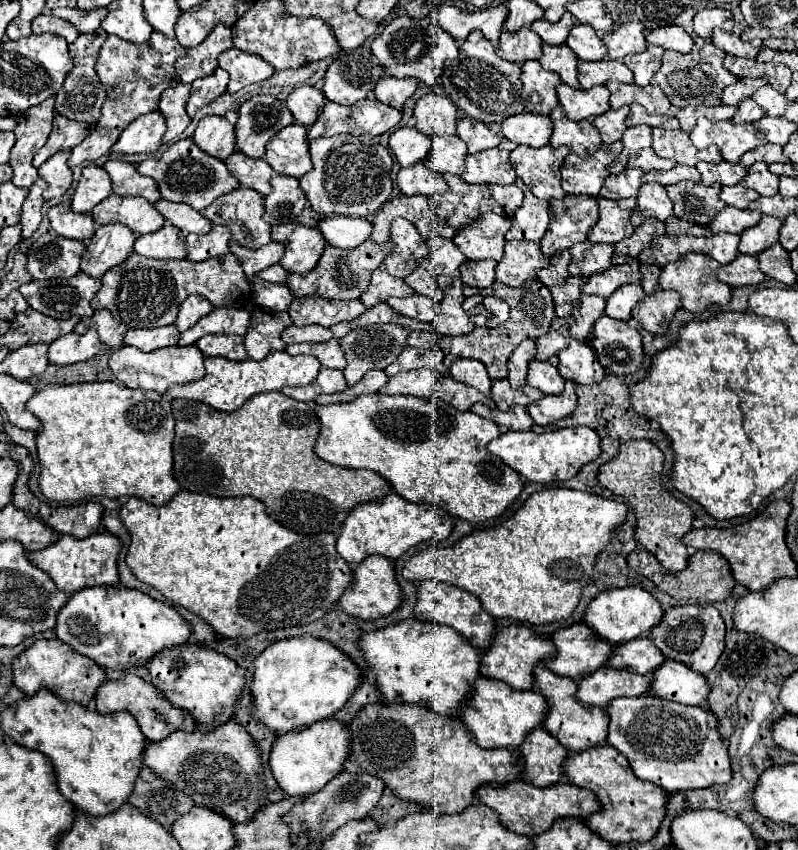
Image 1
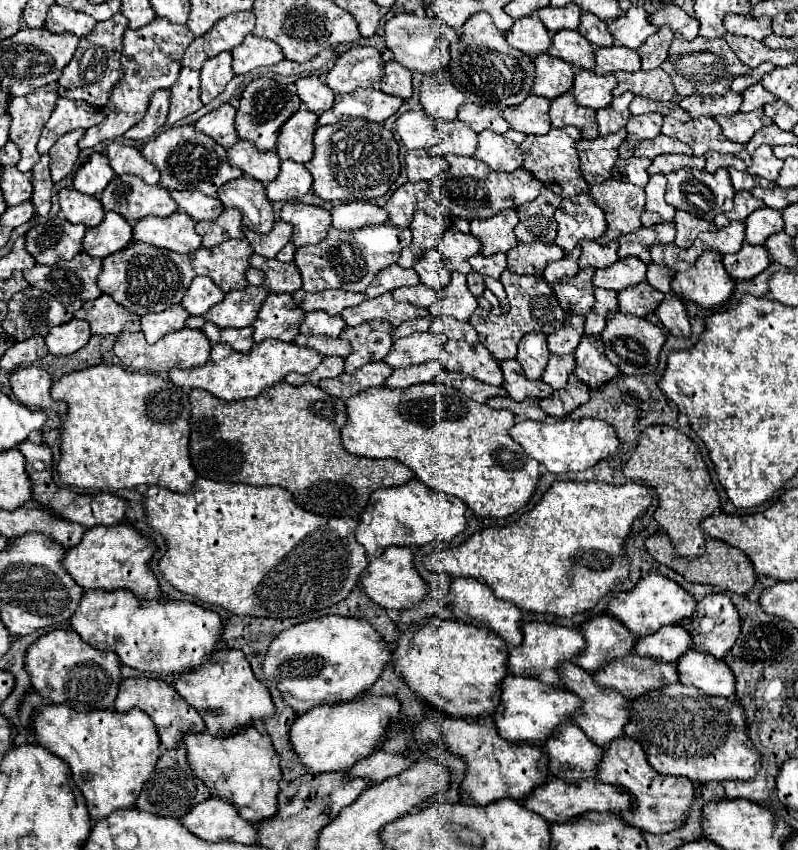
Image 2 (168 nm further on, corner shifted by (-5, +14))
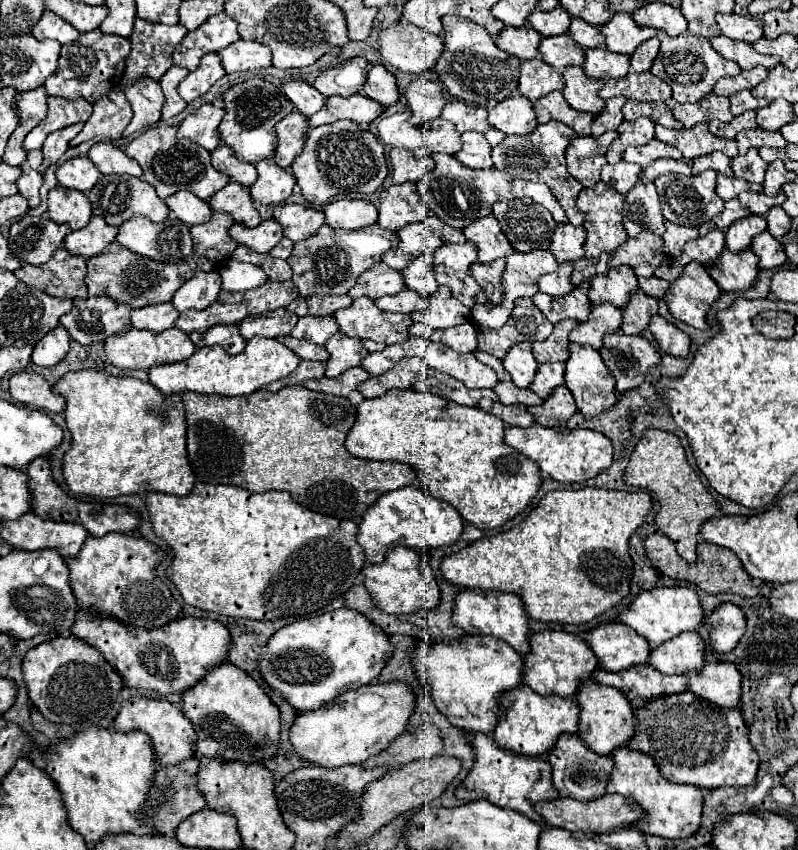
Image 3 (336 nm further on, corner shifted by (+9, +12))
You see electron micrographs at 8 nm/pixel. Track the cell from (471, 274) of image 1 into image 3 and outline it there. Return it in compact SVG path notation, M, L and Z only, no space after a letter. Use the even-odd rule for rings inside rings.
M498 258L494 262L488 262L488 264L474 264L470 268L472 276L476 278L476 282L484 288L484 292L488 294L488 298L492 300L492 304L500 304L500 298L504 298L504 288L500 286L500 280L502 280L502 274L504 274L504 258Z

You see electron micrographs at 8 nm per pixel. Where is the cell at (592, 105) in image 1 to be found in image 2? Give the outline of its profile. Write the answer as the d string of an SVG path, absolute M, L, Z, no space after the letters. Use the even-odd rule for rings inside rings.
M574 68L574 72L576 72L576 78L574 78L574 86L570 92L574 94L574 98L580 106L594 108L594 110L610 106L612 90L616 88L614 74L598 76L584 68Z

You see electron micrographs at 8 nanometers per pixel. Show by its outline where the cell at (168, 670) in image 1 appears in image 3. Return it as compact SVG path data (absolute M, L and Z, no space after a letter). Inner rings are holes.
M222 662L212 668L194 688L182 694L182 712L194 724L198 734L198 754L206 758L222 758L226 762L244 762L244 764L264 764L266 760L276 756L280 746L280 710L268 698L268 694L250 678L244 670L236 668L230 662Z

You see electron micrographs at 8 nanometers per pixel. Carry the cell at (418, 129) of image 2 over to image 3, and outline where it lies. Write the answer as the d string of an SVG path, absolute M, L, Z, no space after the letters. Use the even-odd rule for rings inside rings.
M408 110L380 120L378 138L388 146L398 146L398 148L408 148L408 150L416 150L424 146L424 134L420 134L418 126L410 124Z

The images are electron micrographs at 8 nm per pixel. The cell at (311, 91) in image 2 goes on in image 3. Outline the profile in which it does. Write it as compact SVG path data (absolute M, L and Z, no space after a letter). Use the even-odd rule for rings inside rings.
M292 80L284 84L284 94L292 100L292 104L304 114L304 116L312 116L316 114L322 106L324 106L324 96L310 86L304 80Z

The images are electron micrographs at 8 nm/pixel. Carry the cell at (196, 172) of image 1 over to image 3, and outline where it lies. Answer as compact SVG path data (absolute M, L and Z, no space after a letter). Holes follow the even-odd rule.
M154 126L136 136L128 146L126 146L126 156L134 158L142 170L144 170L144 180L150 182L156 188L156 194L164 200L174 192L180 190L190 190L202 200L210 200L214 192L218 192L226 182L226 174L218 172L210 164L210 152L202 148L196 142L190 142L188 138L178 138L174 126Z

